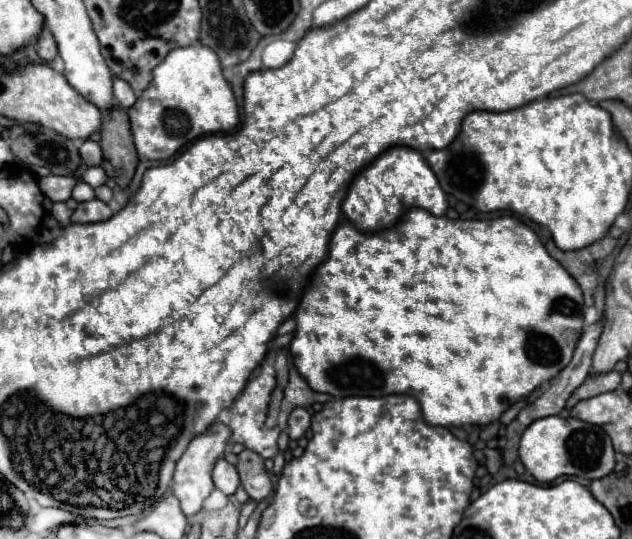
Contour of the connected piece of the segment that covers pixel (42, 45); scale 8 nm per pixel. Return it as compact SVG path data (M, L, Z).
M43 27L41 35L39 35L39 41L37 41L37 55L43 59L43 61L53 61L57 57L57 43L51 35L51 31L47 27Z

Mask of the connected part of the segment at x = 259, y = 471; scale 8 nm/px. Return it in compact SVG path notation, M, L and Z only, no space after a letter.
M251 449L241 451L239 461L237 461L237 471L241 477L241 485L245 487L249 497L253 497L255 501L263 501L273 495L273 485L271 485L269 475L265 473L261 455L257 455Z

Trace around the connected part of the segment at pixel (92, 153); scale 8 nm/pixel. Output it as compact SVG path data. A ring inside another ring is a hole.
M87 139L87 141L81 143L79 155L83 157L83 163L85 163L87 167L97 167L97 165L101 165L101 161L103 161L99 143L95 143L95 141L91 141L91 139Z

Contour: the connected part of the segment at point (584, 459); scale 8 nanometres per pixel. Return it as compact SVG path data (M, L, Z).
M557 415L533 421L525 429L519 443L519 459L539 483L553 483L563 475L577 475L593 481L609 475L615 467L615 451L611 439L601 427L573 417L561 419Z

